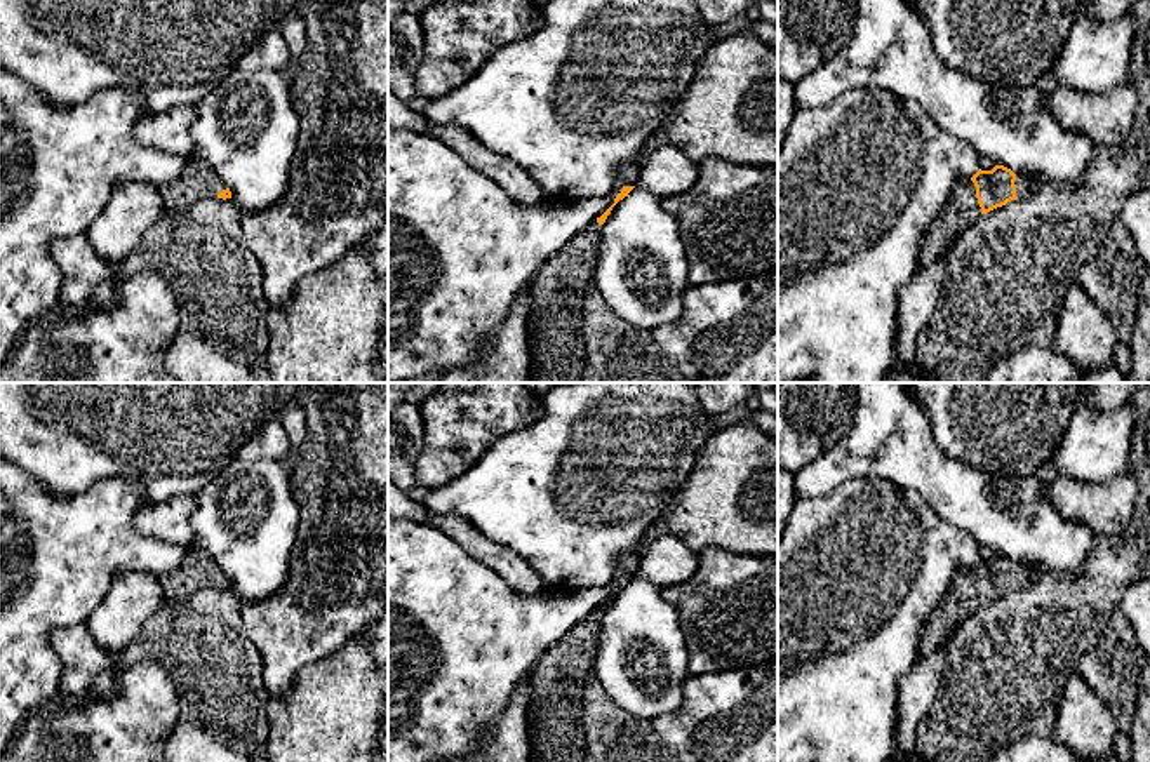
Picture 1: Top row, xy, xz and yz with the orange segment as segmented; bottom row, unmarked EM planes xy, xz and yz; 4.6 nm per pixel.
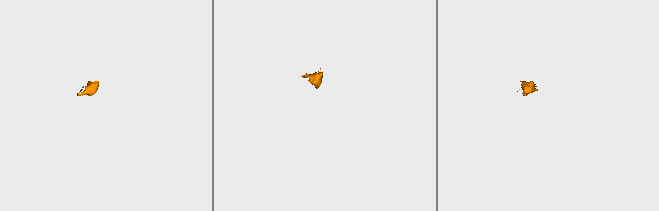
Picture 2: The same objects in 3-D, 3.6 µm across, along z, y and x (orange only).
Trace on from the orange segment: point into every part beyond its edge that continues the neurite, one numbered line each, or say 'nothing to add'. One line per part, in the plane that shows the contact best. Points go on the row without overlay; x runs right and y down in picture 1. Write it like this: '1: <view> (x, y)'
1: yz (1025, 574)
2: yz (962, 601)

